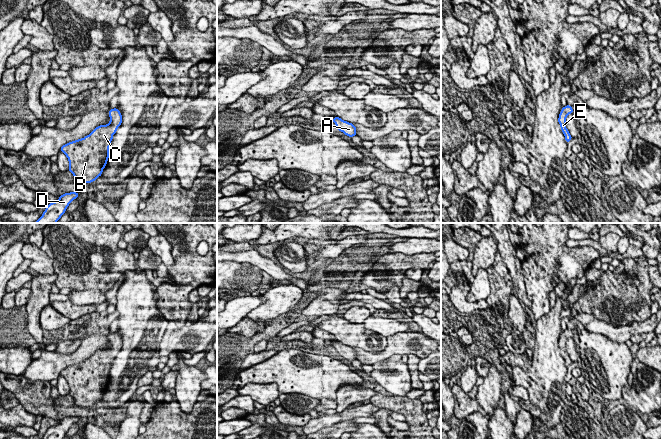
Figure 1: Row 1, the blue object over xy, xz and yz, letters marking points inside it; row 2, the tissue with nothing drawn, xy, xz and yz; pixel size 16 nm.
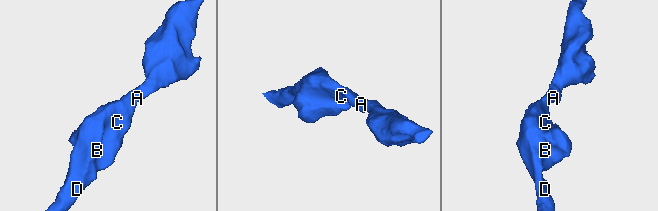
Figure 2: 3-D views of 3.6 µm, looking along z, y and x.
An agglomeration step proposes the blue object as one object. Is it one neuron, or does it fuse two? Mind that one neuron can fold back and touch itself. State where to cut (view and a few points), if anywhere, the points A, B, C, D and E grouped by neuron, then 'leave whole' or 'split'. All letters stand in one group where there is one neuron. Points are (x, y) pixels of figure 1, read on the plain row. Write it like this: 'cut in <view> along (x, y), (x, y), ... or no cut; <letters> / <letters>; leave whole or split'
no cut; A B C D E; leave whole

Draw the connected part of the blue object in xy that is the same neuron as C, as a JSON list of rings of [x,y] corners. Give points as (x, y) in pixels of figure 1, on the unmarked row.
[[[110,333],[110,346],[97,350],[84,362],[69,366],[60,372],[69,385],[69,394],[76,406],[92,407],[102,399],[109,383],[109,371],[113,359],[122,348],[121,336]]]

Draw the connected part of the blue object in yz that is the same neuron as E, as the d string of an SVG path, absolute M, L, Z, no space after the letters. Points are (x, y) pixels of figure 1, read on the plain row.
M566 329L565 331L562 332L559 338L558 346L560 348L561 354L565 360L565 365L568 367L571 363L572 360L570 359L568 353L566 352L566 341L573 337L573 333L570 329Z

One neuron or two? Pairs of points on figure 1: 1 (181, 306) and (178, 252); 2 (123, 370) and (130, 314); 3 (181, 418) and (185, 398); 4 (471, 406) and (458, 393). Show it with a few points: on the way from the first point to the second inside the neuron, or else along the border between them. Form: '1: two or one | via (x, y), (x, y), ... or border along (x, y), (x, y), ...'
1: one | via (181, 293), (183, 265)
2: one | via (123, 356), (130, 345), (130, 328)
3: two | border along (198, 401), (189, 412), (182, 412), (180, 410)
4: one | via (468, 403), (461, 396)

